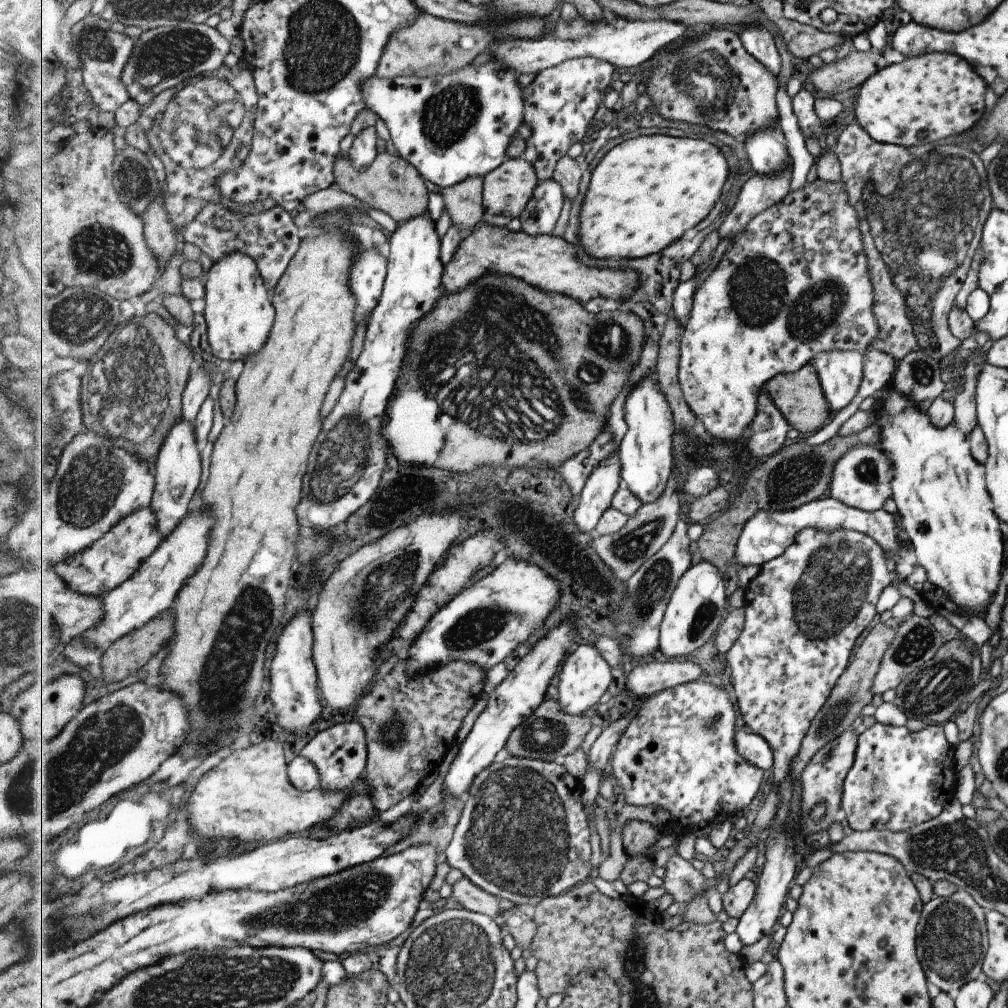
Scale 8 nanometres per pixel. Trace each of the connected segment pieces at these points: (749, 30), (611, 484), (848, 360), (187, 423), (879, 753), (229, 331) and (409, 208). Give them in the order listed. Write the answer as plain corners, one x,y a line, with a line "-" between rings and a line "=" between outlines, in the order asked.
745,26
742,28
740,36
746,45
746,49
757,60
767,65
771,72
779,74
781,72
781,54
777,52
775,46
774,34
769,32
767,28
=
619,453
606,458
591,473
574,512
574,523
583,532
595,532
606,510
612,507
622,478
622,462
=
847,350
815,355
809,362
818,373
822,392
833,412
851,402
861,380
861,353
=
182,416
170,430
154,466
156,487
151,508
156,512
158,527
164,540
171,535
171,532
177,528
177,524
189,512
189,504
201,486
201,462
203,460
201,460
201,449
198,445
195,425
190,420
183,419
=
874,723
865,731
859,732
856,740
854,761
845,775
841,798
839,819
847,831
866,831
869,829
903,832
915,825
935,818
945,803
955,798
956,774
953,760
953,746
945,741
942,724
927,724
918,731
909,731
903,725
894,727
=
239,251
225,255
208,270
204,315
216,357
245,361
269,342
274,330
276,308
271,299
272,290
267,289
265,281
255,259
=
387,152
378,154
374,163
364,172
359,172
354,167
349,153
339,155
334,164
334,171
337,186
370,207
386,212
397,224
427,212
427,204
429,204
427,184
422,174
399,154

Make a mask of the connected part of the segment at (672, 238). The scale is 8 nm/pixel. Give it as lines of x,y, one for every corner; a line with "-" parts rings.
657,132
641,133
639,137
617,142
593,171
580,212
579,248
585,249
593,258
643,258
661,252
713,212
727,178
727,158
707,140

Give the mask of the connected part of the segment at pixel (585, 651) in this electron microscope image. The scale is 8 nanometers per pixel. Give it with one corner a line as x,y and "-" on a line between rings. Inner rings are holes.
585,638
572,653
566,658
559,671
558,701
564,711
572,715
582,715
591,706
601,700
607,688
613,682
613,667
609,664
603,653
597,648
595,640

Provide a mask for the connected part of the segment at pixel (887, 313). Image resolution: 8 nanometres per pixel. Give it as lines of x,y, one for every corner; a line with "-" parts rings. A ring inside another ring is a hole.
852,119
846,121
846,128
836,134
836,143
833,151
840,166
840,181
846,186
849,202
858,213
858,227
862,230
862,247
866,256
867,270
873,287
872,311
878,324
877,336
872,339
869,345
874,349
889,353
897,362
908,352
927,350
928,355
933,359
941,359
951,354
960,344
948,329
946,319
947,313
954,304
955,295
962,287
962,280
970,266
975,249
980,244
980,232
985,219
991,210
991,196
987,184
985,170
981,160
959,146
947,146
947,144
922,143
918,147
902,147
891,143
878,143
874,141
862,128

